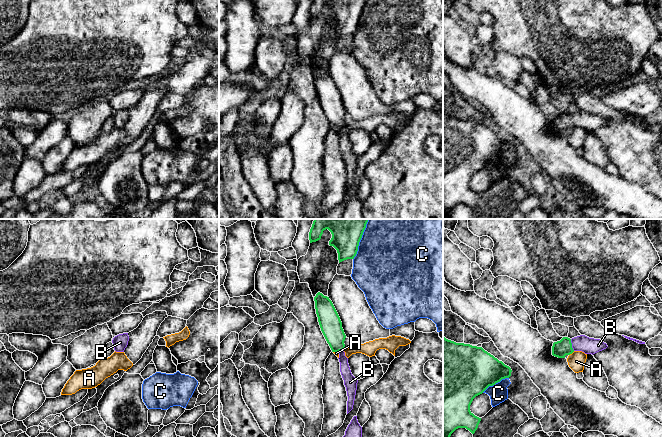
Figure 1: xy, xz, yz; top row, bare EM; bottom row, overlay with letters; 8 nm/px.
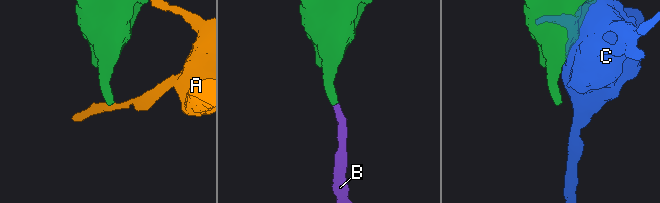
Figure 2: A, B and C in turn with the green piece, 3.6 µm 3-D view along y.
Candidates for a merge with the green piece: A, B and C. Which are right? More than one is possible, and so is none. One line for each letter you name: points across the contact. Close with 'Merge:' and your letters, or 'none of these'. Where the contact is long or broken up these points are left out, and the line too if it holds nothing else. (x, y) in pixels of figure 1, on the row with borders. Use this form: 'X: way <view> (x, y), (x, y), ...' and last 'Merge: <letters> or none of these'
B: way yz (560, 349), (571, 345), (582, 343)
Merge: B

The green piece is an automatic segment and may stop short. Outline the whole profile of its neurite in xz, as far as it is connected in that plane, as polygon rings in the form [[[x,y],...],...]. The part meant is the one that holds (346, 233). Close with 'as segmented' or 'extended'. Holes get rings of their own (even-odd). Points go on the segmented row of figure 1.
[[[314,219],[309,232],[310,243],[320,240],[323,231],[328,229],[332,234],[329,245],[337,250],[339,263],[354,259],[368,220]]]; as segmented

